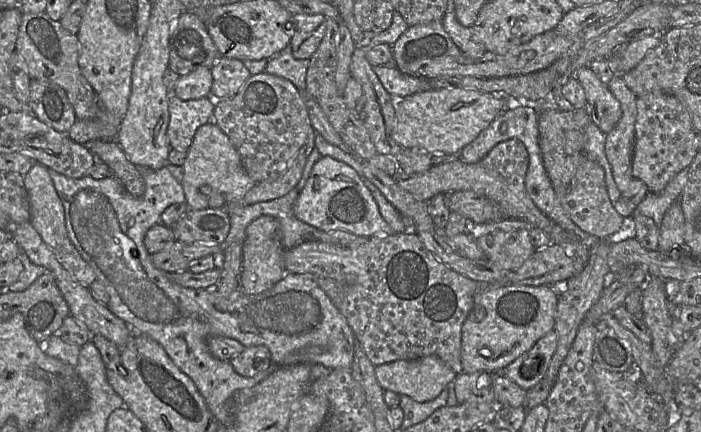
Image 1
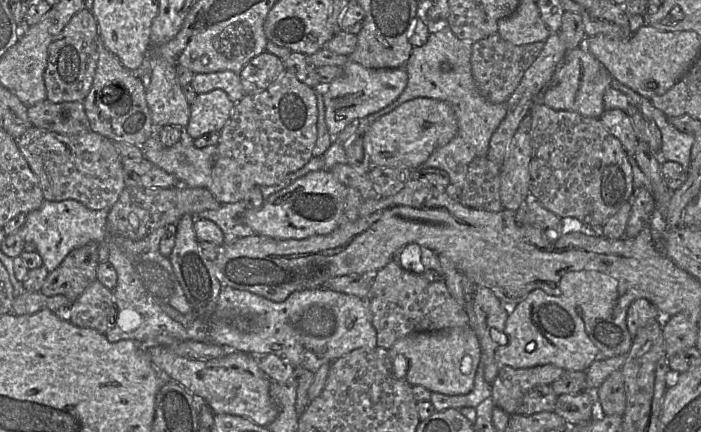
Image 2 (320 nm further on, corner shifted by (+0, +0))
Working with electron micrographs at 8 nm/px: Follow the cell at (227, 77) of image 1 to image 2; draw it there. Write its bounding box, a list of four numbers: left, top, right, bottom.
[239,51,285,95]

